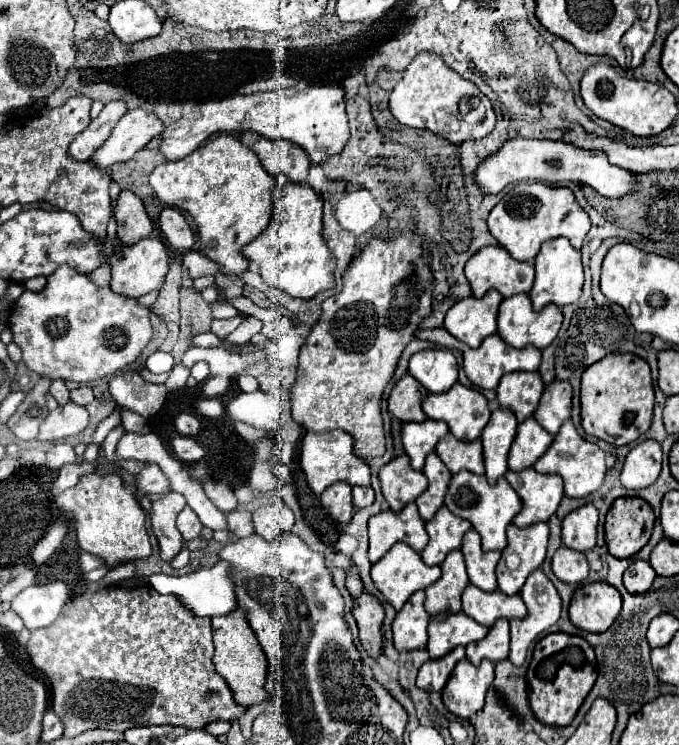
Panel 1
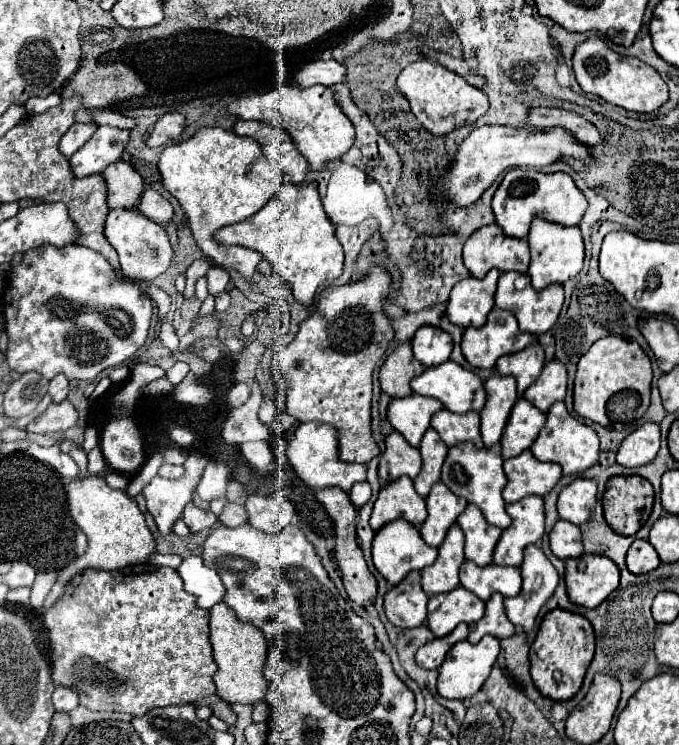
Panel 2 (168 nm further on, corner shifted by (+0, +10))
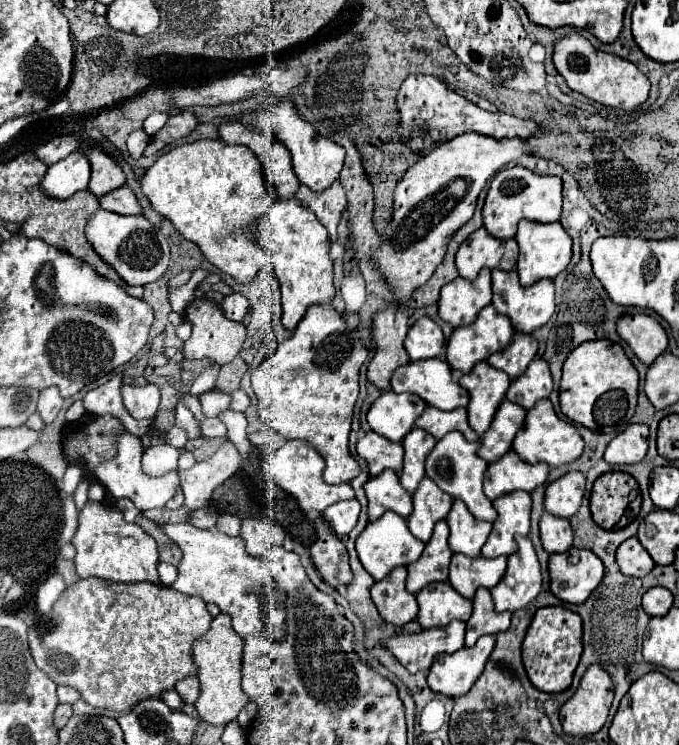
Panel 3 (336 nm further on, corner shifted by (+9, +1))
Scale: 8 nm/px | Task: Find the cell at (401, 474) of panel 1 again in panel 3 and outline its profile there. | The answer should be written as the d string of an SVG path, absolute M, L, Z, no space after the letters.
M369 431L363 437L359 437L357 453L367 461L369 473L373 477L383 469L395 469L395 471L403 469L403 445L393 443L377 435L375 431Z

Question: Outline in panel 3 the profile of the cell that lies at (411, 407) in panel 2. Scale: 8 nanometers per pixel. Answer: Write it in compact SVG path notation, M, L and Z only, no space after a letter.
M381 393L367 411L371 429L389 441L401 441L413 427L415 419L423 413L425 401L413 393Z

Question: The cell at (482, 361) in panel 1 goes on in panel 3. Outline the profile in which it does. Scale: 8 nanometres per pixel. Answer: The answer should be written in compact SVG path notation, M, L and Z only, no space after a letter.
M487 305L477 315L477 321L473 321L473 325L461 325L461 329L455 329L451 333L451 337L447 341L447 363L455 371L469 373L477 361L485 361L495 351L501 351L513 339L513 333L515 331L513 331L511 321L507 317L501 317L501 313L497 313L493 309L493 305Z

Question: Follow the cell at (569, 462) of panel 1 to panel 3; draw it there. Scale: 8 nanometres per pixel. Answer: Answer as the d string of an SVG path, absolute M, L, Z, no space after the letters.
M549 399L539 401L533 409L527 411L525 415L525 425L523 429L517 433L517 437L513 439L513 451L517 451L517 455L527 461L527 463L537 463L537 461L545 461L549 467L559 467L563 463L571 463L575 461L581 453L583 453L583 439L577 433L577 429L571 423L561 421Z

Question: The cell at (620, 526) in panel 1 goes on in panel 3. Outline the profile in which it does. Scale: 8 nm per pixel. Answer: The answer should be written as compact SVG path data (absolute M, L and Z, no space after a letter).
M609 471L603 473L591 491L591 515L597 525L603 529L621 529L629 523L629 517L625 515L629 507L629 495L631 491L637 491L635 499L635 513L639 499L639 485L637 481L623 471Z

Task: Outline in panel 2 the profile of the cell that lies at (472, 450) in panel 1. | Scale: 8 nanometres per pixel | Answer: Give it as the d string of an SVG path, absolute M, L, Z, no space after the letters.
M446 408L440 410L432 418L432 428L440 434L444 444L448 448L460 444L460 442L472 442L476 448L482 448L482 438L480 438L480 416L478 412L468 412L468 414L454 414L448 412Z

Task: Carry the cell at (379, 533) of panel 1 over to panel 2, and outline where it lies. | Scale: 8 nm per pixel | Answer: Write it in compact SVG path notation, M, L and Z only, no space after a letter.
M402 476L400 480L380 490L378 500L374 502L374 508L372 508L370 526L374 532L378 532L384 524L404 518L412 526L420 528L426 516L428 512L426 512L424 498L418 498L412 480L408 476Z

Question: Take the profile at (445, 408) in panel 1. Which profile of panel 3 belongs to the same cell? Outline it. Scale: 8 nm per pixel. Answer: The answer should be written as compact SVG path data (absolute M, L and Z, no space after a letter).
M437 357L429 361L409 361L399 367L391 377L391 389L395 393L415 393L427 405L443 411L467 407L469 393L451 379L451 367Z

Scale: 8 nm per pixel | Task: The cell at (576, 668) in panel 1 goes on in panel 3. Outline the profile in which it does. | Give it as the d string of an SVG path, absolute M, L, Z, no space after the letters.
M565 607L537 609L523 639L523 665L531 683L547 693L565 691L571 685L573 671L583 653L581 617Z

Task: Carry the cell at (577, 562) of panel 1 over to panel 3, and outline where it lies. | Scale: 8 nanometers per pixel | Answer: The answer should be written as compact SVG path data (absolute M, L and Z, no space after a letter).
M543 513L539 521L541 529L541 543L547 553L563 553L573 543L573 529L569 525L569 519L565 517L553 517L553 513Z

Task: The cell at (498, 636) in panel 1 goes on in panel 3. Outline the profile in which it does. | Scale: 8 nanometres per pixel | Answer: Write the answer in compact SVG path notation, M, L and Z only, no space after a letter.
M481 587L473 597L473 615L467 621L465 645L473 647L481 635L497 635L507 631L511 623L511 613L493 613L491 593Z

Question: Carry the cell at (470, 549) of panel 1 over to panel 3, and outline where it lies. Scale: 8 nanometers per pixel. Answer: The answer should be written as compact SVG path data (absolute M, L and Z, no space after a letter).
M453 501L453 507L447 517L451 535L449 535L449 545L453 553L463 553L467 557L479 557L481 547L487 541L491 533L491 523L489 521L477 521L467 505L463 501Z

